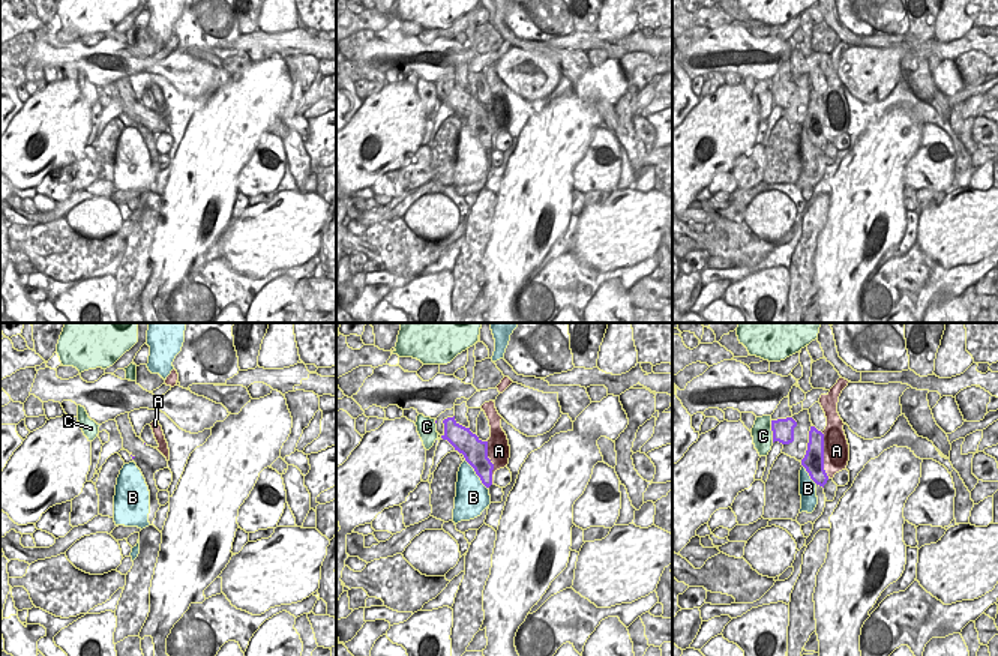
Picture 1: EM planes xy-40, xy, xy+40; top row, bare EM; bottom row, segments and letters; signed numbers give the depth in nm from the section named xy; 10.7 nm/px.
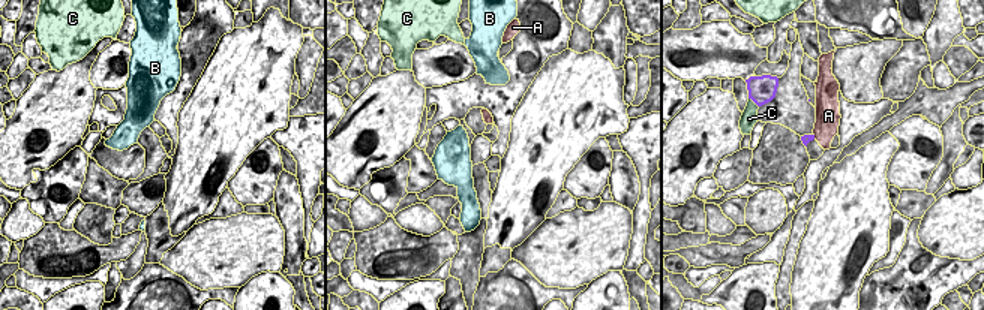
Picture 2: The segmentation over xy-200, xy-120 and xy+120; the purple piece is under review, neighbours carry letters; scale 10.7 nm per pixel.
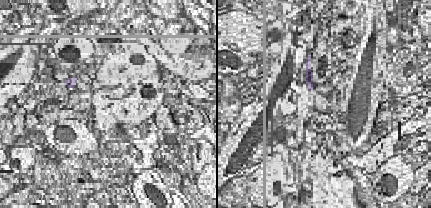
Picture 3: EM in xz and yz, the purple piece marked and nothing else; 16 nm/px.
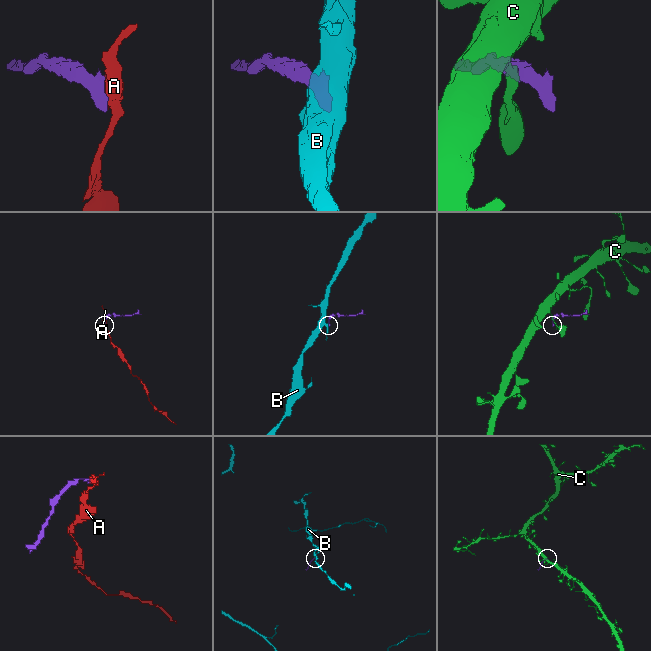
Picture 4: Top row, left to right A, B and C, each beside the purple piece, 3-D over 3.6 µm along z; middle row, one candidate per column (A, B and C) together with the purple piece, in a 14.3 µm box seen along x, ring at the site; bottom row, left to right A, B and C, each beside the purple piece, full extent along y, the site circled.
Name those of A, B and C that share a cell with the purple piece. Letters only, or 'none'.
none

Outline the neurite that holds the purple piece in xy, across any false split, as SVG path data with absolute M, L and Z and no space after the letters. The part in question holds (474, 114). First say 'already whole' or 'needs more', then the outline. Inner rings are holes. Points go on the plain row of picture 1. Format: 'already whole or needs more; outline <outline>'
already whole; outline M453 81L443 84L444 98L443 104L447 104L455 114L464 119L465 125L474 132L482 147L489 152L492 149L494 128L488 122L488 105L482 105L476 98L459 89Z

